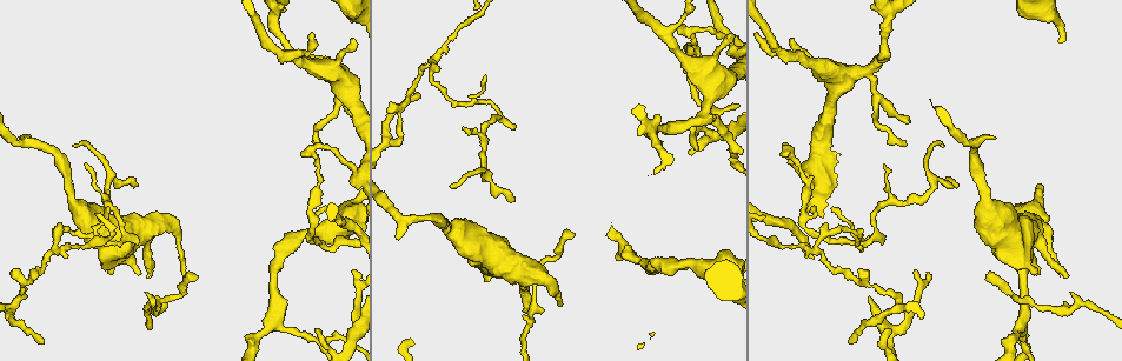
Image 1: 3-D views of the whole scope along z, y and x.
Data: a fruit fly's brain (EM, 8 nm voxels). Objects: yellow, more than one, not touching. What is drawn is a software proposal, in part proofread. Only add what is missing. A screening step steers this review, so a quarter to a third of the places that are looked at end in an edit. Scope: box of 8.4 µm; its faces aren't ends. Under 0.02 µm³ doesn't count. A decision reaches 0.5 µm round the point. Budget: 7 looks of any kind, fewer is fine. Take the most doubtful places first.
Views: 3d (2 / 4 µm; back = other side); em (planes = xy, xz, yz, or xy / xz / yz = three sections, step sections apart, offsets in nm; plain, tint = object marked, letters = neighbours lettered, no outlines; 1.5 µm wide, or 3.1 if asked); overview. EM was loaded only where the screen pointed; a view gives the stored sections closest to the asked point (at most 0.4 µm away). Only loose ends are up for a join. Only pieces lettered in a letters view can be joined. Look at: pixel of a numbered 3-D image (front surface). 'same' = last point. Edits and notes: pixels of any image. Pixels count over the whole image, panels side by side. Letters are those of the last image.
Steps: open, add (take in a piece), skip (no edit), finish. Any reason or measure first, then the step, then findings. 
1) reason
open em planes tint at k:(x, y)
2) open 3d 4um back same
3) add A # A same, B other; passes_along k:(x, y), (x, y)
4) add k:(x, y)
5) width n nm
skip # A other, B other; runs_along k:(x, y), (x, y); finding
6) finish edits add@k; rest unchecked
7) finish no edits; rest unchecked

open em yz step 4 tint at 1:(992, 139)

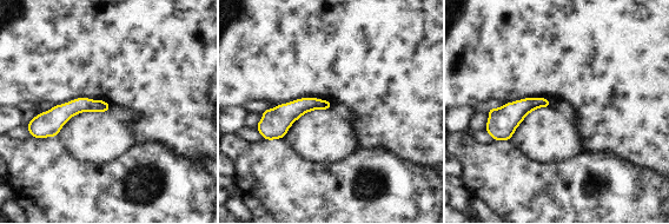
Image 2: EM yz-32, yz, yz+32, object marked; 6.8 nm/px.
open em yz step 4 letters same

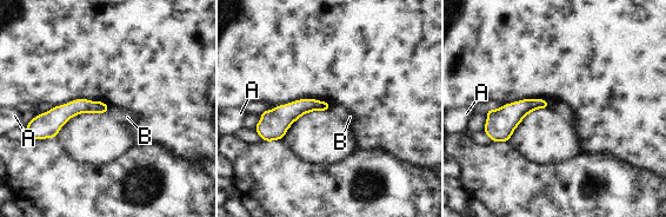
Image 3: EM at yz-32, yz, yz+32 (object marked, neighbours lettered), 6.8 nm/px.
skip # A other, B other; runs_along 3:(105, 107), (34, 125); none of them fits

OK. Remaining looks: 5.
free end
open em planes letters at 1:(697, 149)

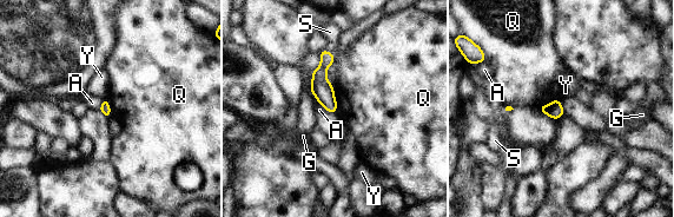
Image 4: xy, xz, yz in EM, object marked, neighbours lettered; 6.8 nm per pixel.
longest_contact Q 170 nm
skip # A other, G other, Q other, S other, Y other; runs_along 4:(324, 53), (322, 90), (334, 109); no lettered piece goes on from it

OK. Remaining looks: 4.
free end
open em planes plain at 1:(956, 185)

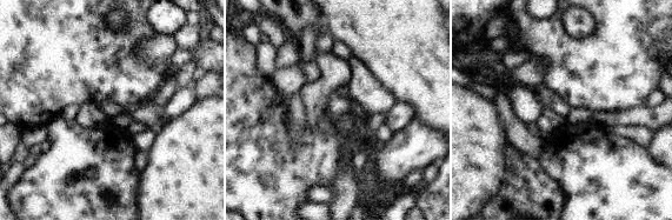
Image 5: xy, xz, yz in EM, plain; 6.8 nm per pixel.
open em planes letters same

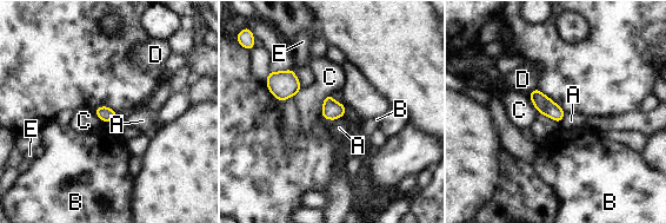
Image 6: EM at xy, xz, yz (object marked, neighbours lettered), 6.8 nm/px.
skip # A other, B other, C other, D other, E other; border 6:(565, 115), (560, 123); none of them fits

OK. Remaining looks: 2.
finish no edits; rest unchecked

